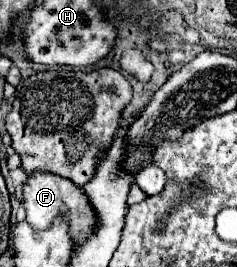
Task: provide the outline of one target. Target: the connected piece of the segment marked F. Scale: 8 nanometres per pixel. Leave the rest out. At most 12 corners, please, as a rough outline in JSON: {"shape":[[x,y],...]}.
{"shape":[[44,172],[24,184],[26,222],[44,230],[60,216],[72,246],[98,216],[82,188]]}

